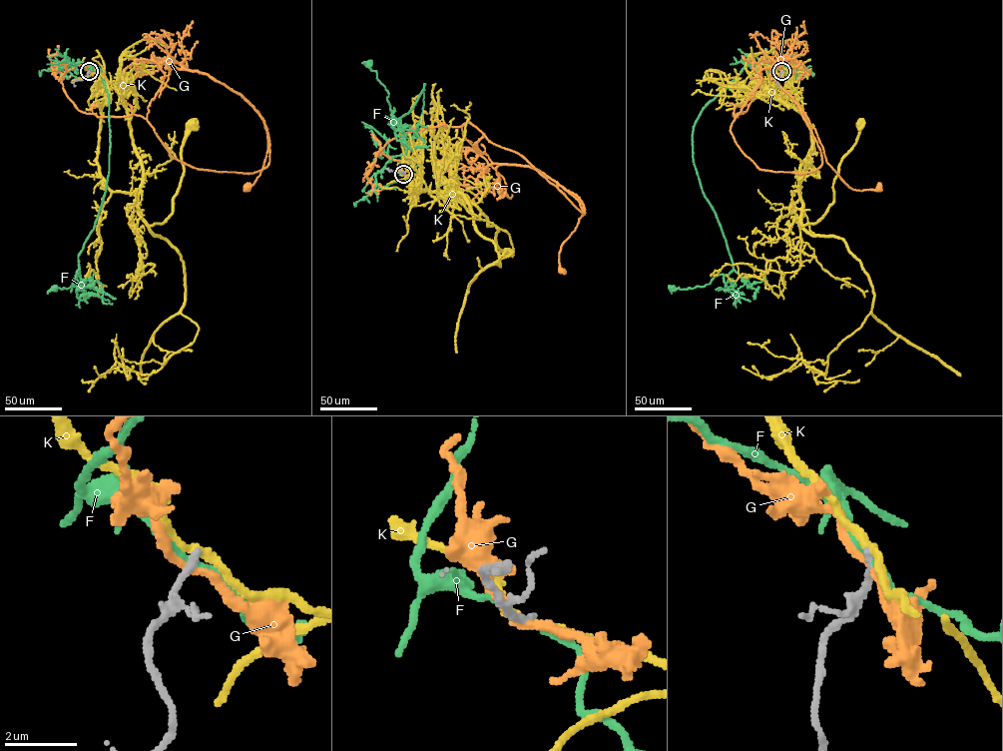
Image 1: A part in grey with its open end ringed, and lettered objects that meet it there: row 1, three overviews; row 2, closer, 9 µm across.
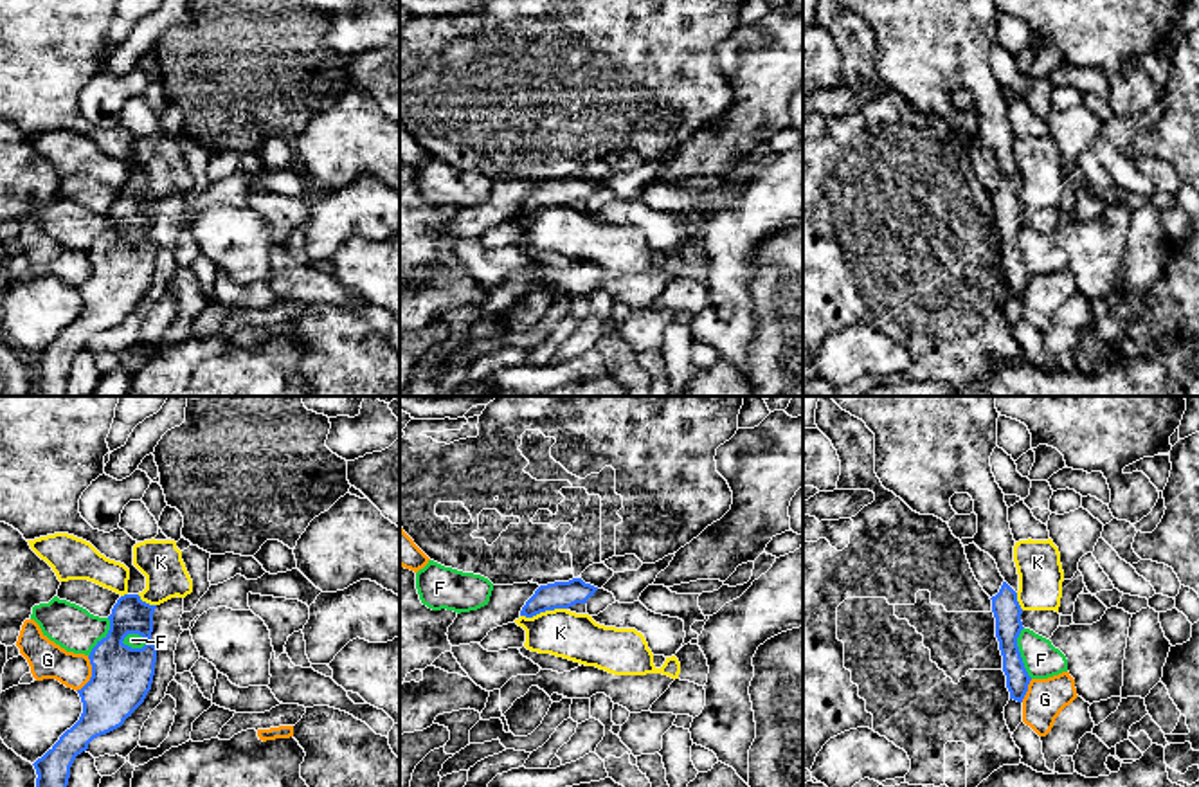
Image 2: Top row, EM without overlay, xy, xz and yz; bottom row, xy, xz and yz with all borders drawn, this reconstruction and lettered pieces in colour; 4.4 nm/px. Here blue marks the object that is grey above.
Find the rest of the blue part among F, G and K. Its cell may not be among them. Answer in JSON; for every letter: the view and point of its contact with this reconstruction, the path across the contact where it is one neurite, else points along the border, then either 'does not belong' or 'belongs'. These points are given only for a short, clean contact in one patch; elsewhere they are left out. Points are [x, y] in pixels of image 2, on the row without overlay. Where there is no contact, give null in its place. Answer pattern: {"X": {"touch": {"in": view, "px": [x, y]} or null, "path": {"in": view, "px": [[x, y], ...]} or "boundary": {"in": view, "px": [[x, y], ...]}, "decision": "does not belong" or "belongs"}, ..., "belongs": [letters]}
{"F": {"touch": {"in": "xy", "px": [134, 229]}, "boundary": {"in": "xy", "px": [[146, 236], [128, 231], [121, 238]]}, "decision": "does not belong"}, "G": {"touch": {"in": "xy", "px": [92, 271]}, "boundary": {"in": "xy", "px": [[89, 253], [90, 274], [76, 287]]}, "decision": "does not belong"}, "K": {"touch": {"in": "xz", "px": [542, 208]}, "boundary": {"in": "xz", "px": [[566, 204], [521, 213]]}, "decision": "does not belong"}, "belongs": []}

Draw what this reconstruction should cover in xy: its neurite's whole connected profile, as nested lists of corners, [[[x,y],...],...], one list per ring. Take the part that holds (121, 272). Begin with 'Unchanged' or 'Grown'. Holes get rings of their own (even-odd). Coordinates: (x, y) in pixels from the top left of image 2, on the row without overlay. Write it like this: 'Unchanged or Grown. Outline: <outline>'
Grown. Outline: [[[0,0],[0,119],[18,126],[25,137],[68,130],[90,139],[101,151],[130,166],[128,189],[112,205],[110,227],[92,245],[90,277],[77,286],[83,310],[59,337],[32,362],[36,366],[36,396],[67,396],[70,364],[88,340],[124,321],[151,286],[157,243],[151,238],[157,202],[140,196],[146,173],[133,162],[133,142],[124,126],[110,130],[94,126],[79,110],[83,88],[104,70],[106,40],[117,0]],[[128,231],[146,236],[142,245],[124,241]]]

